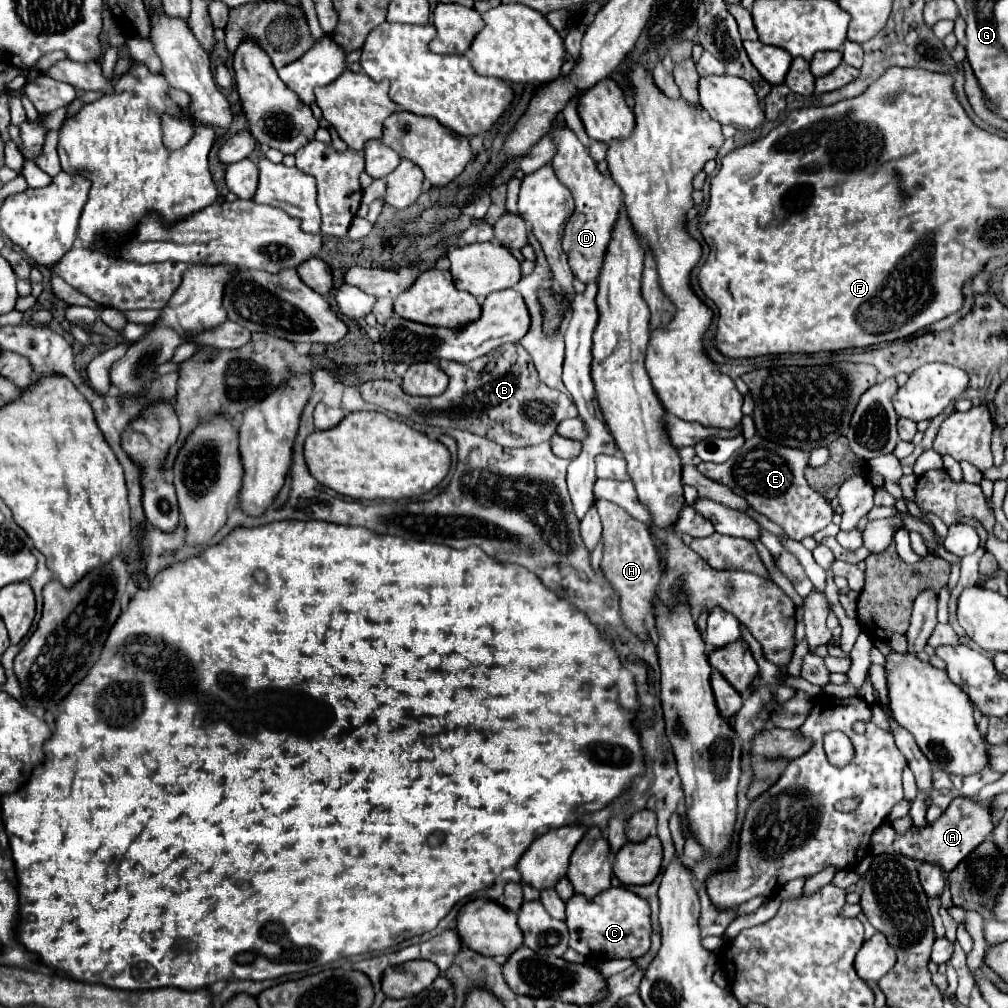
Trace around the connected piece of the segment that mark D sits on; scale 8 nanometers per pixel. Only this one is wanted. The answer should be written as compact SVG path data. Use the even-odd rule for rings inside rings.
M562 128L554 134L554 140L558 144L558 152L552 160L552 166L556 170L556 176L560 182L572 192L576 210L574 216L568 220L564 238L562 238L562 248L568 256L568 264L572 268L572 274L588 284L594 282L600 276L604 256L608 250L608 244L612 240L612 228L618 222L618 214L622 210L622 190L614 184L612 178L606 178L598 172L596 162L590 158L588 150L580 144L580 140L570 132L568 128Z

